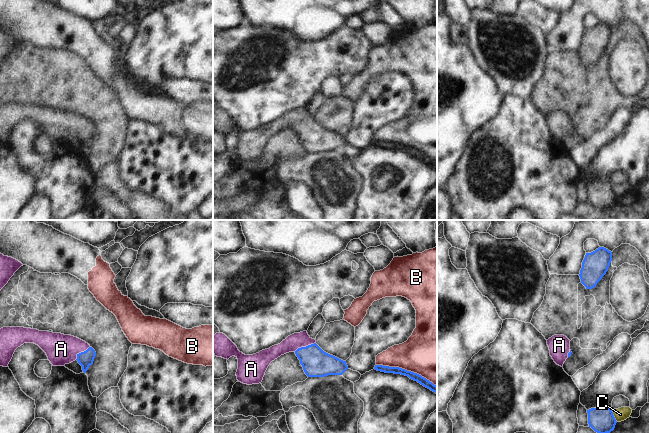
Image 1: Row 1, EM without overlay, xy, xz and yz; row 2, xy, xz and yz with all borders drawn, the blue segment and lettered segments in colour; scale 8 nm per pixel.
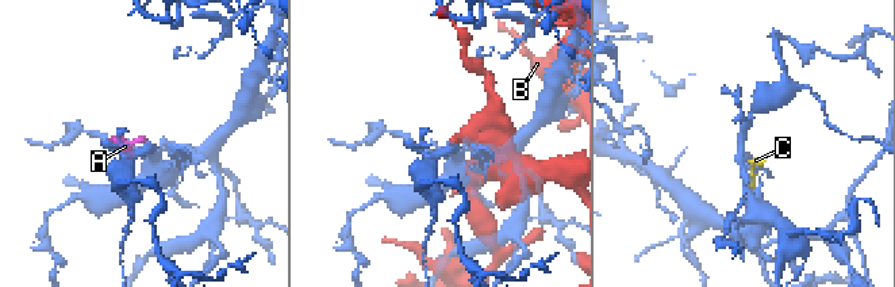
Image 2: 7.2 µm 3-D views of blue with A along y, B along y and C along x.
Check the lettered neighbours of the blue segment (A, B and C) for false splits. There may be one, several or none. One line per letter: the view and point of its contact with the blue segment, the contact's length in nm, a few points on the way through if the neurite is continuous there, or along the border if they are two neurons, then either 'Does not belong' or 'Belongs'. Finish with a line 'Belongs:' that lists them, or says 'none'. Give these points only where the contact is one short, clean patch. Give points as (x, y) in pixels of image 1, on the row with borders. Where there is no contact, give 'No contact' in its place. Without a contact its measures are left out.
A: Touches blue at xz (304, 347). Shared border 190 nm. Path across: xz (316, 363), (304, 347), (297, 340). Belongs
B: Touches blue at xz (406, 370). Shared border 500 nm. Does not belong
C: Touches blue at yz (613, 415). Shared border 120 nm. Does not belong
Belongs: A

